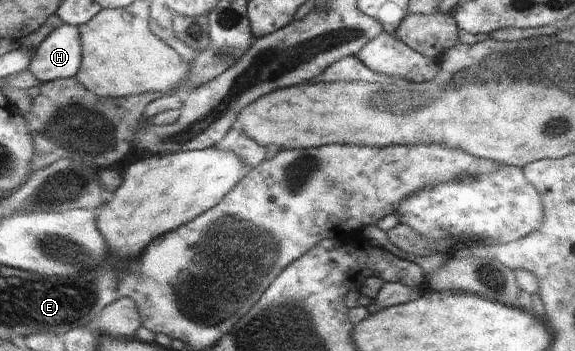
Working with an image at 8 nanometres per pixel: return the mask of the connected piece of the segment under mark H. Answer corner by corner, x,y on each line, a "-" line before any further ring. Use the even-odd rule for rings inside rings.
63,24
43,39
30,59
28,70
41,82
75,78
82,64
79,28

